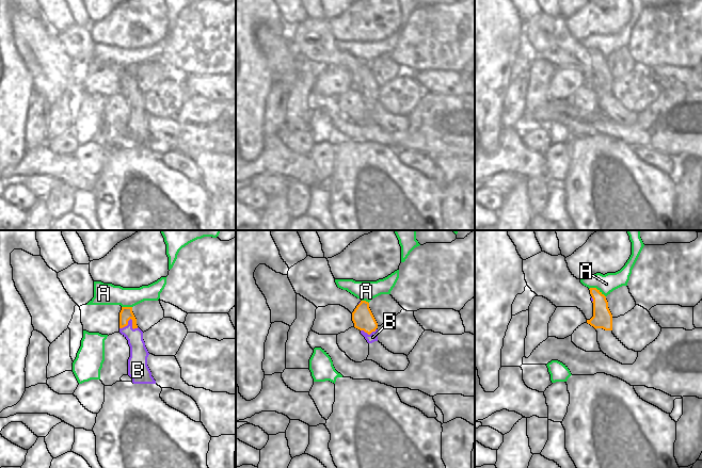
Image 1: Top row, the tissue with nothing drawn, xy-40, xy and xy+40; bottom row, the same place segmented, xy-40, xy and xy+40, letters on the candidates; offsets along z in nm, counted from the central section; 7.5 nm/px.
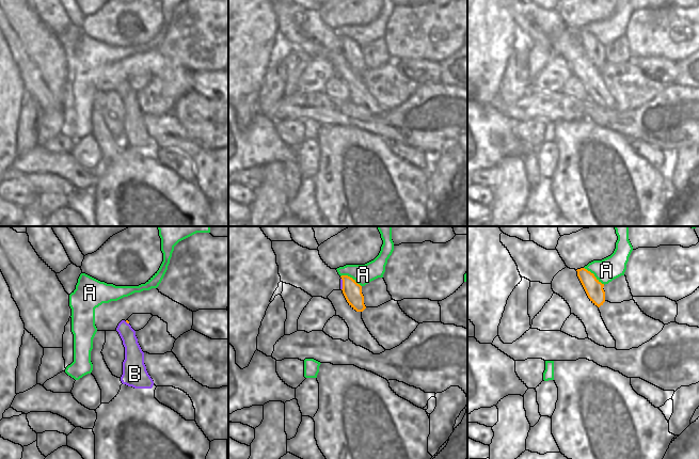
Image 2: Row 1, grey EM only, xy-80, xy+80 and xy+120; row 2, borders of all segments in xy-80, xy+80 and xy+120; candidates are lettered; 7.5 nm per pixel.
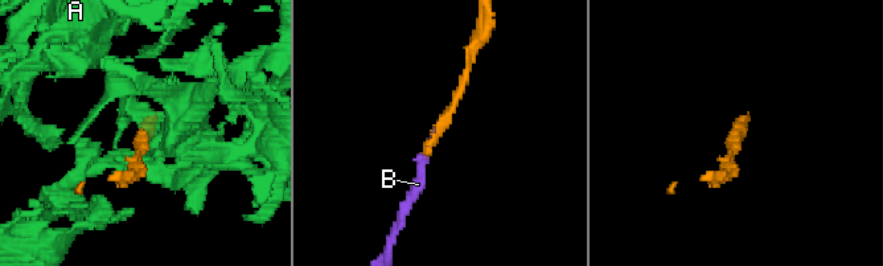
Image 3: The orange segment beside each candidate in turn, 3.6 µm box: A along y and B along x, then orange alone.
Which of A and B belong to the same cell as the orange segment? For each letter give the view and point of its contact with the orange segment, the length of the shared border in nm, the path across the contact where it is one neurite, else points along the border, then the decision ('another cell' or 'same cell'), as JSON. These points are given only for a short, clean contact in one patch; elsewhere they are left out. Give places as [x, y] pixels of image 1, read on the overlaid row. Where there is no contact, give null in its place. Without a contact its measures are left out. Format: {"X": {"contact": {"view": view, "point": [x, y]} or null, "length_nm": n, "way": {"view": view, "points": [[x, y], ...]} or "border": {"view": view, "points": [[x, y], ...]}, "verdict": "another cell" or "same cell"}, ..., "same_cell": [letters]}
{"A": {"contact": {"view": "xy+40", "point": [597, 290]}, "length_nm": 140, "verdict": "another cell"}, "B": {"contact": {"view": "xy-40", "point": [130, 318]}, "length_nm": 140, "verdict": "another cell"}, "same_cell": []}

